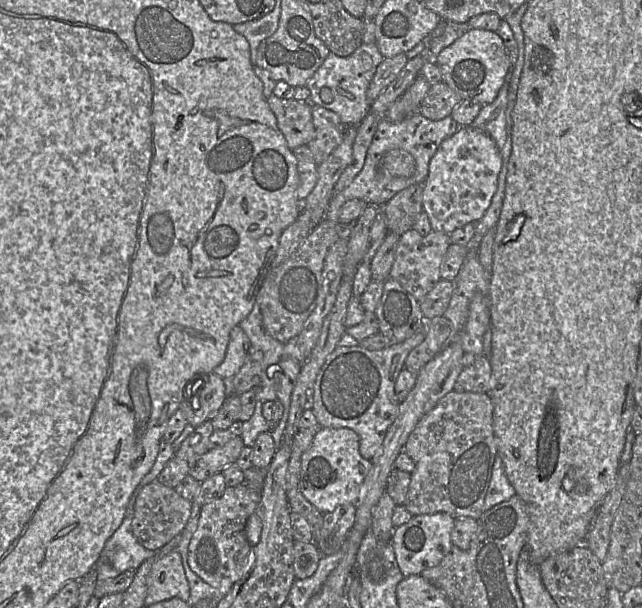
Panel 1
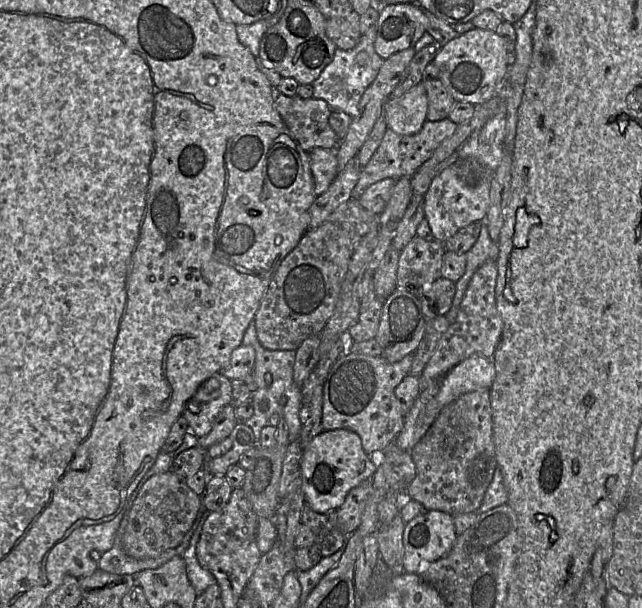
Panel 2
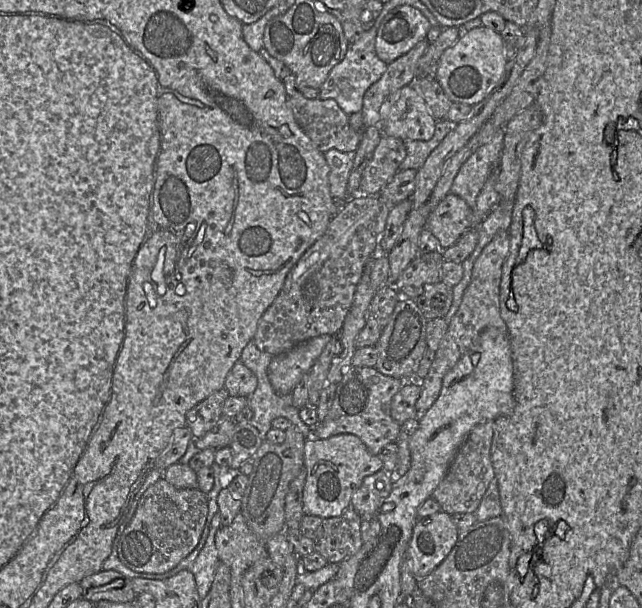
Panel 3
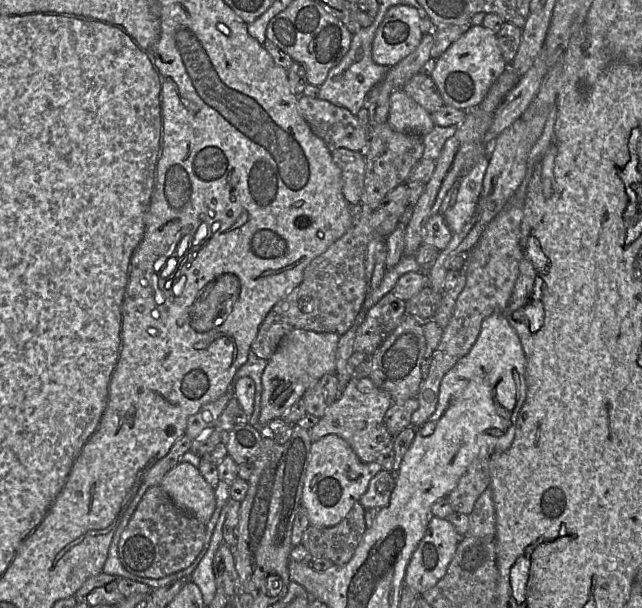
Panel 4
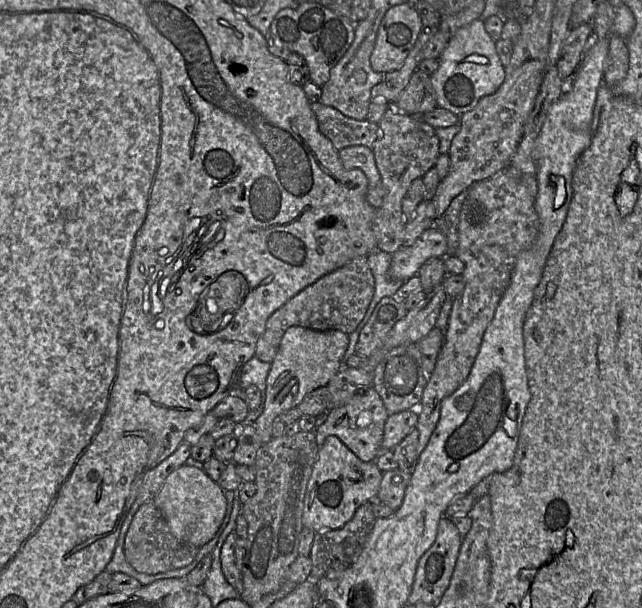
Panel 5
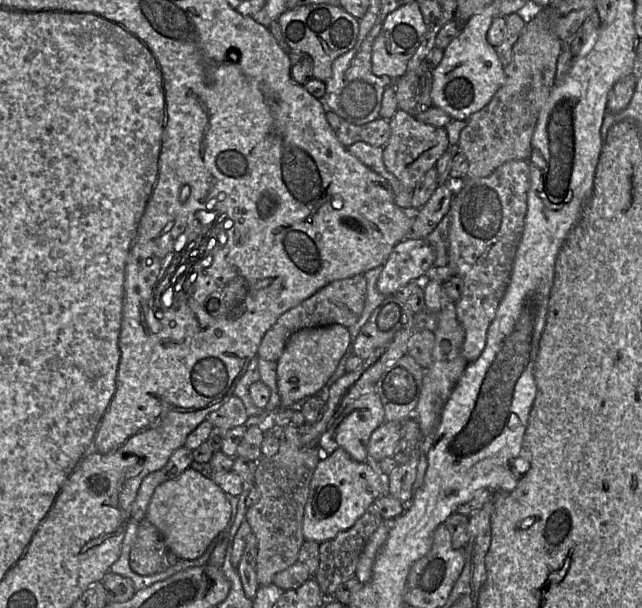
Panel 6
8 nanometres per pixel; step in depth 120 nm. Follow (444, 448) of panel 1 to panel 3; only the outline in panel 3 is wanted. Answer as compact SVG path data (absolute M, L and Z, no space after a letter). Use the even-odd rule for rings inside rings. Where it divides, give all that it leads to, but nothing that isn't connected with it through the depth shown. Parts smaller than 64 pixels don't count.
M493 420L476 425L451 462L449 469L434 490L434 498L442 510L450 515L458 513L475 513L490 481L494 478L494 468L491 462L491 444L493 438Z

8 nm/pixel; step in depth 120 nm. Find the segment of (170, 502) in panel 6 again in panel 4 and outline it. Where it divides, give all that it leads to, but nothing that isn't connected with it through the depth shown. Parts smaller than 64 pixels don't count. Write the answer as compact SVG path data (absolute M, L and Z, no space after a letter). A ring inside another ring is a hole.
M179 462L163 477L160 486L183 511L207 524L215 508L215 489L205 480L197 466Z

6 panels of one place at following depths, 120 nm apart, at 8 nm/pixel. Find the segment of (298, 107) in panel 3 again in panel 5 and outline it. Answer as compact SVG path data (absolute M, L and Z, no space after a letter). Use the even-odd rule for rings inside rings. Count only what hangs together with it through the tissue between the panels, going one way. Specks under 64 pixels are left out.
M320 101L312 102L311 109L318 121L320 132L331 141L337 151L355 145L372 149L379 137L378 123L370 122L368 119L357 120L347 117Z

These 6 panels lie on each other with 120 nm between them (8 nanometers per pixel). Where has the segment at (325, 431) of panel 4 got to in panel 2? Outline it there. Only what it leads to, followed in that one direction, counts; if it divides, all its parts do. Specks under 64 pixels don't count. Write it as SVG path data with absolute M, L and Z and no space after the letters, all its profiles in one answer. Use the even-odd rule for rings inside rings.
M349 332L344 334L343 353L333 364L323 383L323 429L330 431L335 429L349 429L356 432L362 442L363 449L369 454L384 450L390 443L394 442L396 436L404 426L404 416L401 404L395 395L396 387L405 376L409 374L414 355L408 354L397 362L389 362L383 356L370 356L352 353L351 347L354 343Z

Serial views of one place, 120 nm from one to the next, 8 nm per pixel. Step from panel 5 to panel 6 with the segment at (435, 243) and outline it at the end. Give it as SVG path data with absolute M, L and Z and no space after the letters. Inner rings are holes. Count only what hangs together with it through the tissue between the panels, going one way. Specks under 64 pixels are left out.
M407 237L395 245L383 265L377 281L378 291L385 296L394 296L395 292L411 281L422 281L434 265L436 252L424 238Z

